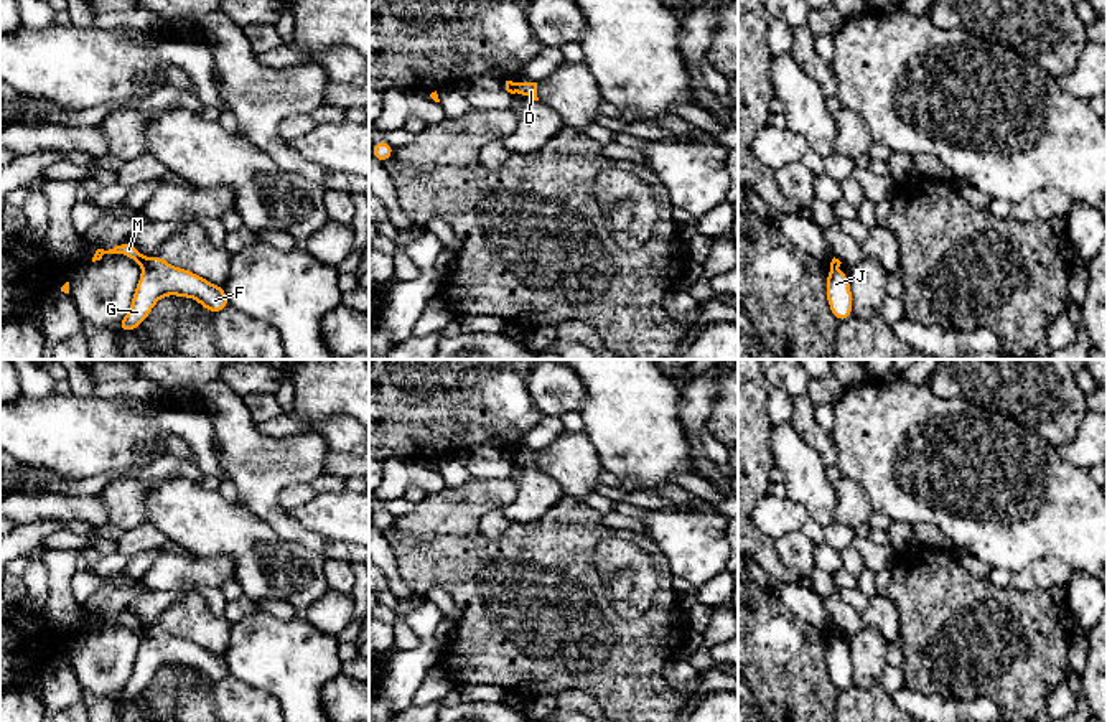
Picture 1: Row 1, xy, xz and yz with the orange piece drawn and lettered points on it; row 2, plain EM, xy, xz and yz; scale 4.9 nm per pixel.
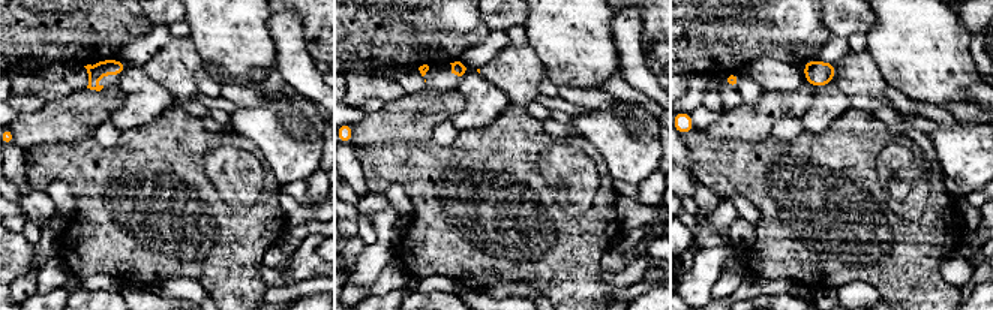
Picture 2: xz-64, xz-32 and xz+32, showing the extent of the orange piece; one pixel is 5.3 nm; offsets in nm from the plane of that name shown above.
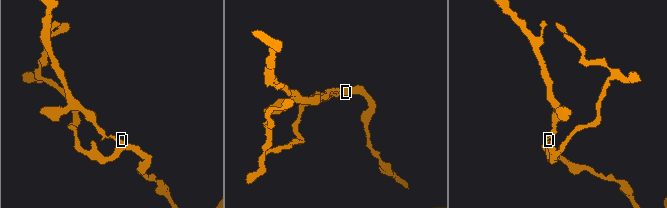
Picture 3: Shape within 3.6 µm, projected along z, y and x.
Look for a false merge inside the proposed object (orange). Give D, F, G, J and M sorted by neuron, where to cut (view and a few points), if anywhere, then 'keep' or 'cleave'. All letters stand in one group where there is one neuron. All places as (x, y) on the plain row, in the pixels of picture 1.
groups D F G J / M; cut xy (145, 628), (147, 637); cleave

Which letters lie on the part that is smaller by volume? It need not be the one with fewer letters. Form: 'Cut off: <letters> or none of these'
Cut off: M

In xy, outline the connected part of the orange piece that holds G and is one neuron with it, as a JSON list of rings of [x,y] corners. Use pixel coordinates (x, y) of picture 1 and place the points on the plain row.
[[[160,625],[147,628],[147,640],[142,643],[133,671],[119,692],[120,702],[133,701],[152,681],[156,669],[163,664],[191,666],[206,676],[211,682],[217,682],[229,676],[226,659],[209,653],[189,640],[170,635]]]

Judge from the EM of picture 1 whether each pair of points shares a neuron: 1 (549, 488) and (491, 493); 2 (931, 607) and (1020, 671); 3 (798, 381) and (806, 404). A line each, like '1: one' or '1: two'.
1: two
2: one
3: two

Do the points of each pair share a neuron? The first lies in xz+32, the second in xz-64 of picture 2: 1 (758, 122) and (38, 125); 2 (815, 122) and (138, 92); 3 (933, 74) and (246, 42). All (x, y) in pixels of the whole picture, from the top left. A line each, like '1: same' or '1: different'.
1: same
2: same
3: same

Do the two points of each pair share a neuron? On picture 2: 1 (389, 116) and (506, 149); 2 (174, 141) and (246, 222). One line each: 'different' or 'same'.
1: different
2: same

